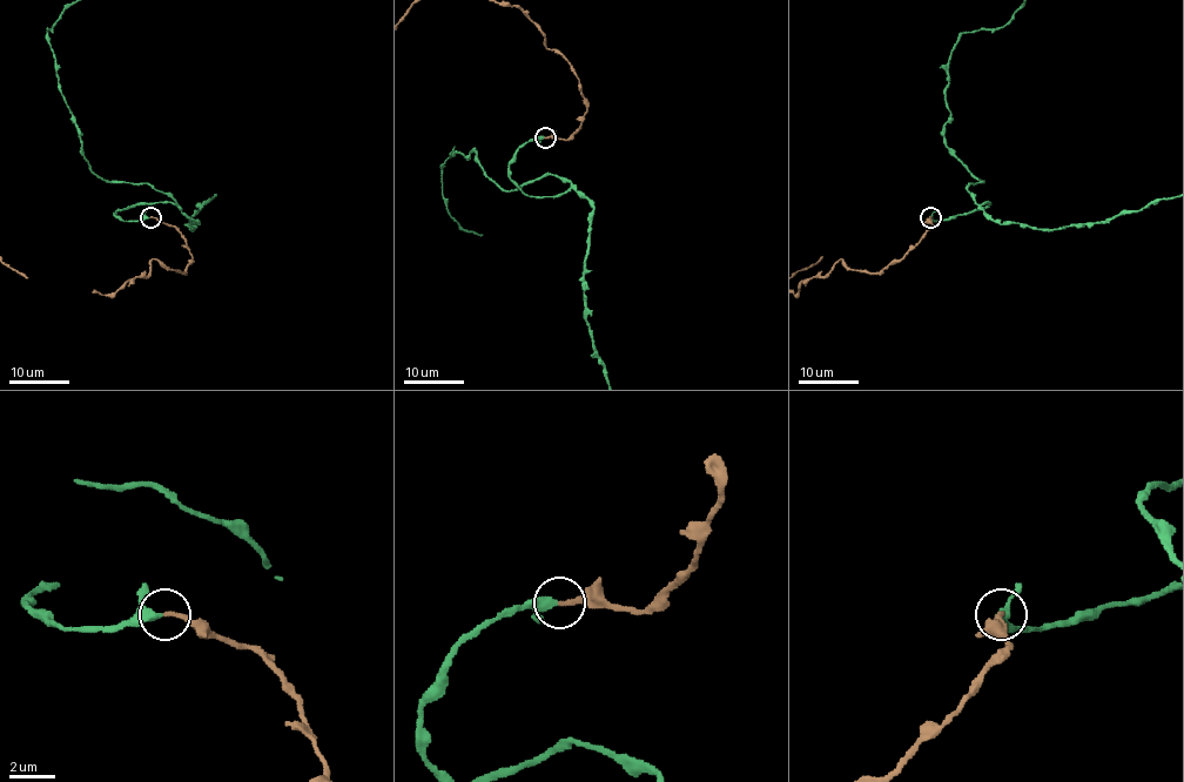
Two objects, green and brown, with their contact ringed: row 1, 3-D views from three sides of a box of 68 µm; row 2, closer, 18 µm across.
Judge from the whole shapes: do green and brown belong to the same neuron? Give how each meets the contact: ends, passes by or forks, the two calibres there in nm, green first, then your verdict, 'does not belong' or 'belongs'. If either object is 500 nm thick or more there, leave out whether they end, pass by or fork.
green passes by; brown ends; calibres 320 and 220 nm; belongs

